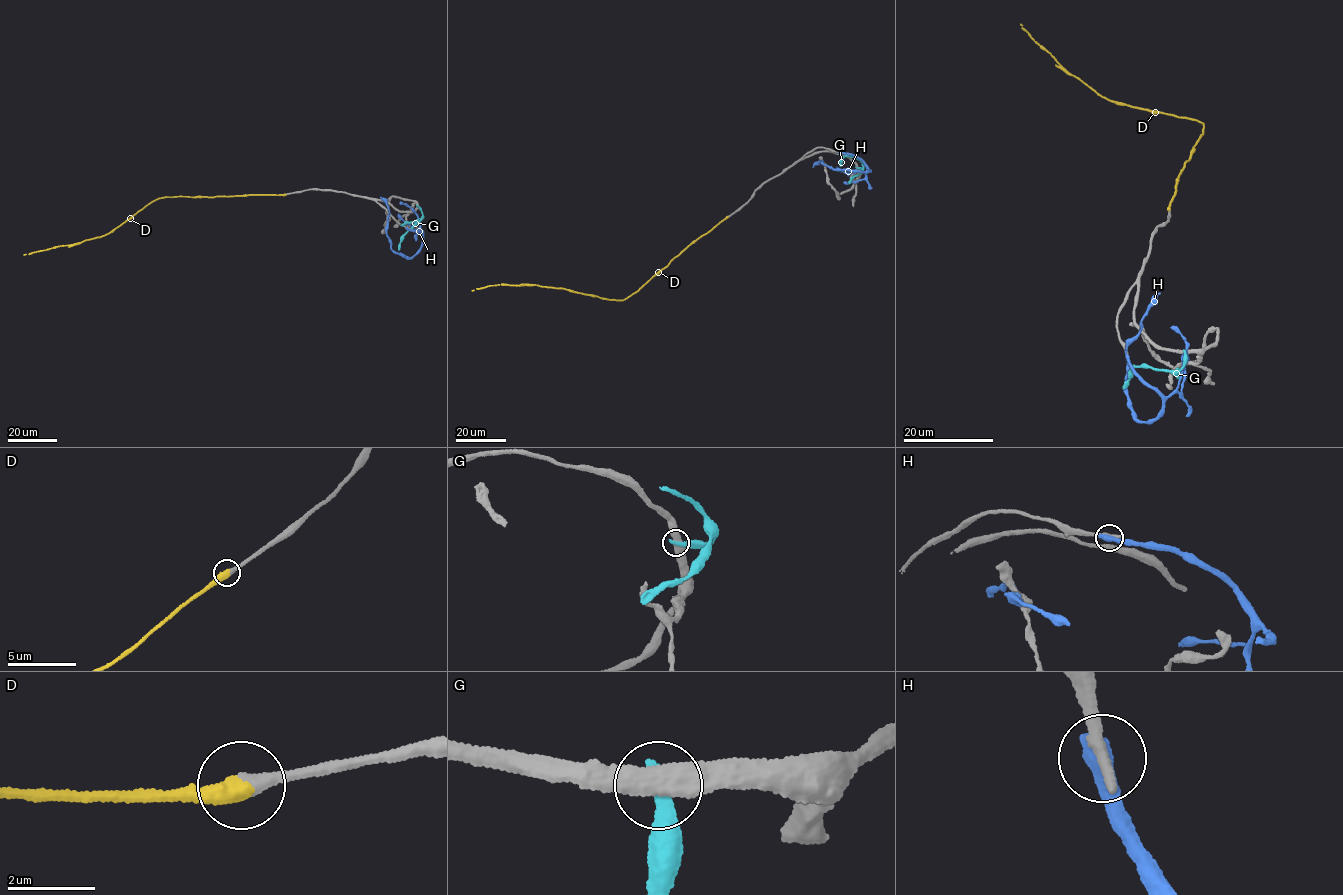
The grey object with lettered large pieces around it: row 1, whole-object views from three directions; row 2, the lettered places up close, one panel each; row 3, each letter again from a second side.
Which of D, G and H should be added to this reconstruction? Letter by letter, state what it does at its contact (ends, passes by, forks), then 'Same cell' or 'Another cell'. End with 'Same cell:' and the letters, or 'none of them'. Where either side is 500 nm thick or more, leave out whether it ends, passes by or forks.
D: It ends there. Same cell
G: It ends there. Another cell
H: Another cell
Same cell: D

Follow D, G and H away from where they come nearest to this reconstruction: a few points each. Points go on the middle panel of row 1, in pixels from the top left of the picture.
D: (727, 216), (692, 241), (624, 299), (604, 299), (535, 285), (502, 284), (472, 291)
G: (857, 167), (863, 167), (863, 164), (851, 156), (844, 156), (840, 164)
H: (840, 152), (854, 154), (871, 171), (834, 169), (821, 160), (813, 167)

